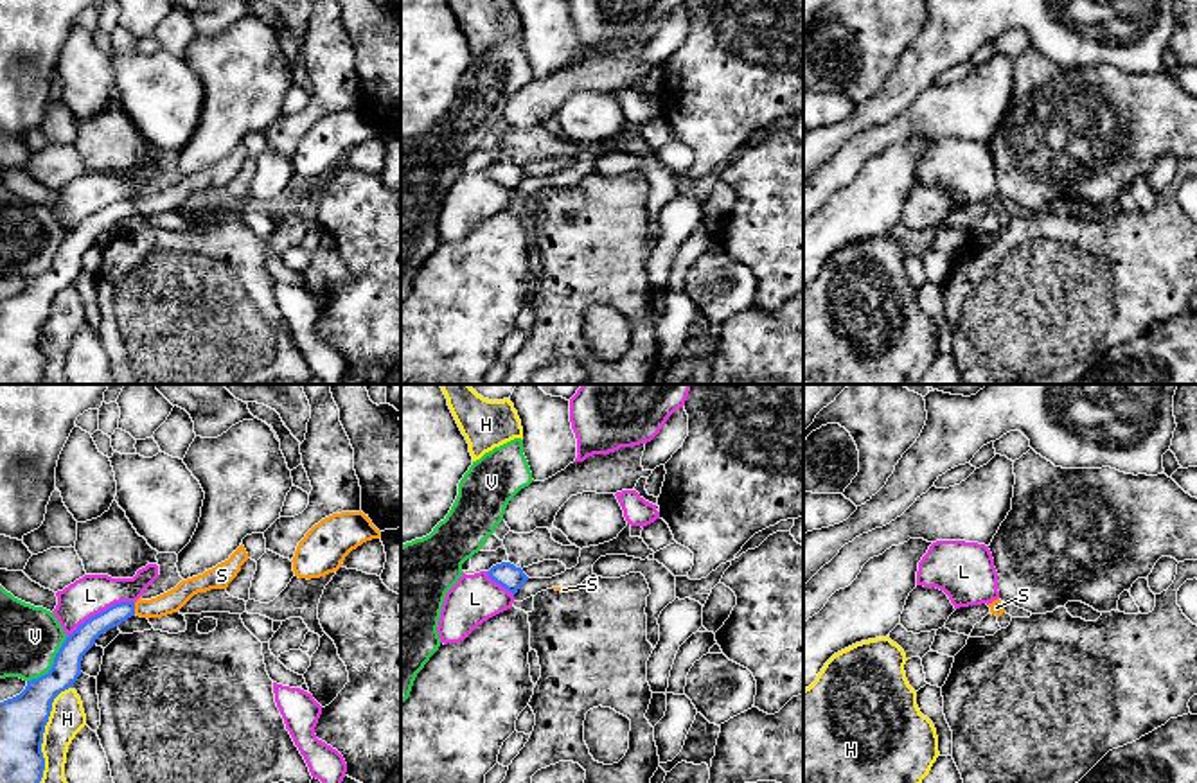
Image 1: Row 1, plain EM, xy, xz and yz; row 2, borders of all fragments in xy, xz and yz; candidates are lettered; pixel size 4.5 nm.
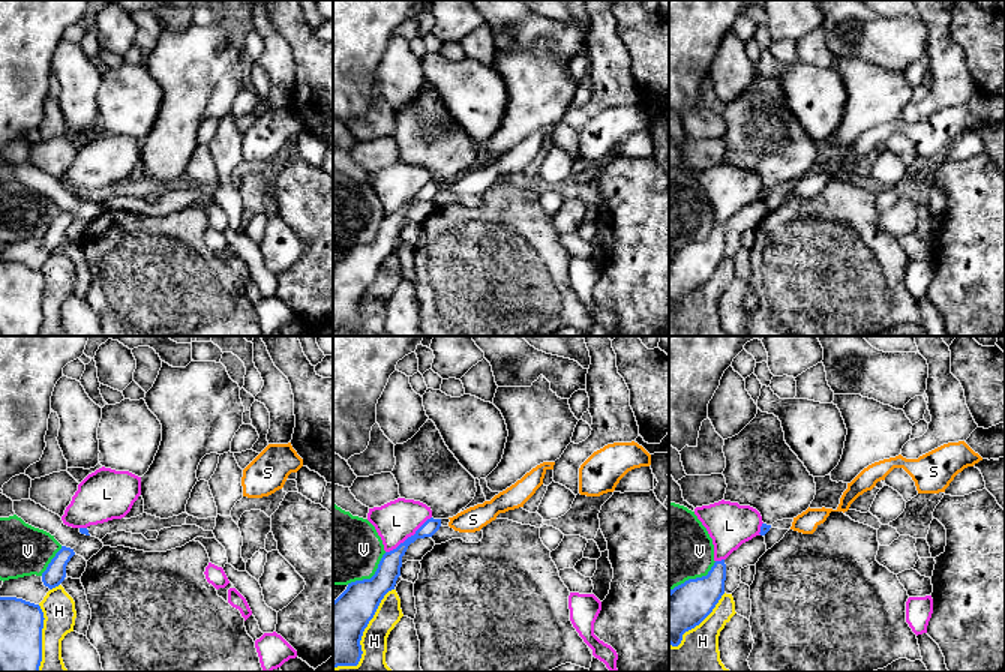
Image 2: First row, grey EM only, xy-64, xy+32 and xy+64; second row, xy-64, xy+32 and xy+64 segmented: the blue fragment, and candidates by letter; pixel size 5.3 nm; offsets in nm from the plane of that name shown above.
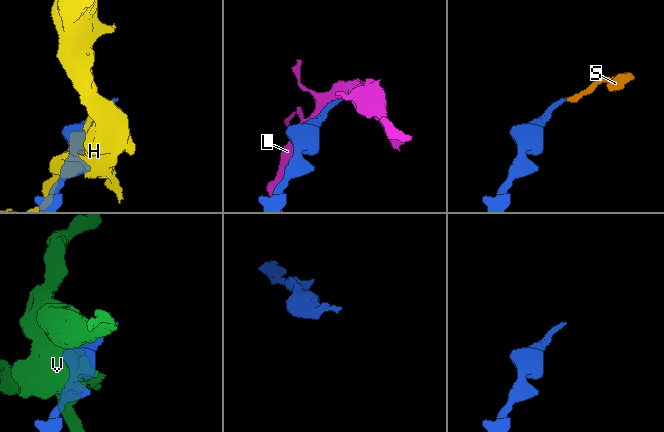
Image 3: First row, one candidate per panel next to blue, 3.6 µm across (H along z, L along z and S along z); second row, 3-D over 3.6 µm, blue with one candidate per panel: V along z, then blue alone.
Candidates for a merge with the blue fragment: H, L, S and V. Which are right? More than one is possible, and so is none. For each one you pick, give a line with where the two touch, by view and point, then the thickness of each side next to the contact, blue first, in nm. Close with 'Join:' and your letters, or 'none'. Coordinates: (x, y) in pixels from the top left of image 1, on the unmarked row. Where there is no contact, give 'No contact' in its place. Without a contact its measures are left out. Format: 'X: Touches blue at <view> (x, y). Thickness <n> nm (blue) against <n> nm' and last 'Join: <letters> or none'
S: Touches blue at xy (133, 205). Thickness 90 nm (blue) against 100 nm
Join: S

